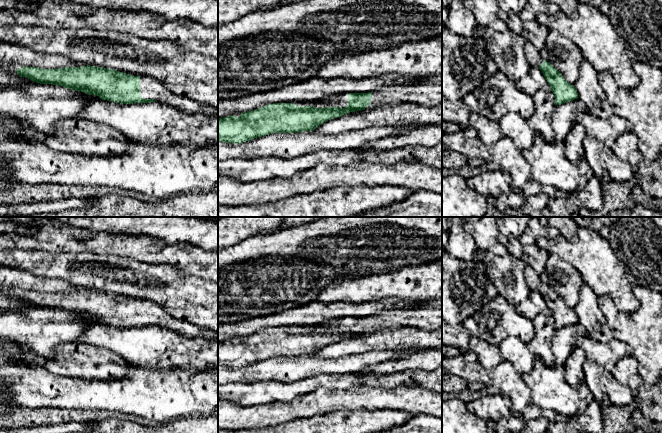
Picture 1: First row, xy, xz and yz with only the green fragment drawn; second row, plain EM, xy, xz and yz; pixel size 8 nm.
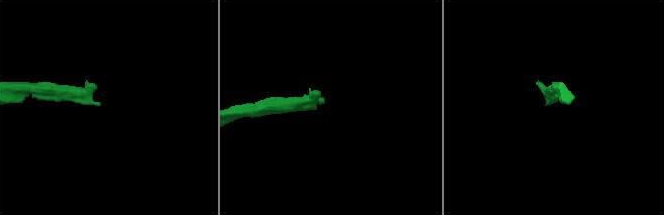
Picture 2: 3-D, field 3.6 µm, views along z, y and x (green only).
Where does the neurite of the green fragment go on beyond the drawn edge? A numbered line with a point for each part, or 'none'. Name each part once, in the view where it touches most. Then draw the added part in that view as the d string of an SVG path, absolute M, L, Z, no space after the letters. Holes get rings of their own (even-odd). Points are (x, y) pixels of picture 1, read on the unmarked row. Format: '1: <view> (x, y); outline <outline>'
1: xy (150, 312); outline M140 300L140 318L143 323L154 323L157 327L175 331L182 336L218 338L218 332L175 318L160 305L148 300Z

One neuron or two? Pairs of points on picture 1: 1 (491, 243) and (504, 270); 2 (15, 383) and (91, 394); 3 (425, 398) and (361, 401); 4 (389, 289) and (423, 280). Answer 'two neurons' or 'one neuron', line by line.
1: two neurons
2: one neuron
3: one neuron
4: one neuron

